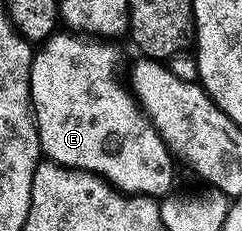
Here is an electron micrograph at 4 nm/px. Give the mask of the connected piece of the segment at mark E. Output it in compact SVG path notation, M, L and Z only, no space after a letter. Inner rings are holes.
M59 30L54 36L50 36L48 40L38 45L37 51L31 57L31 107L35 114L35 125L39 131L39 151L50 163L60 164L66 168L80 168L83 172L92 172L93 175L100 176L120 192L127 193L128 196L162 198L172 191L171 183L175 180L174 166L176 165L173 163L167 143L159 137L159 131L152 126L151 119L139 107L139 102L132 96L130 87L126 83L118 84L115 81L115 75L119 72L119 52L111 44L114 43L103 38L80 38L70 31Z

